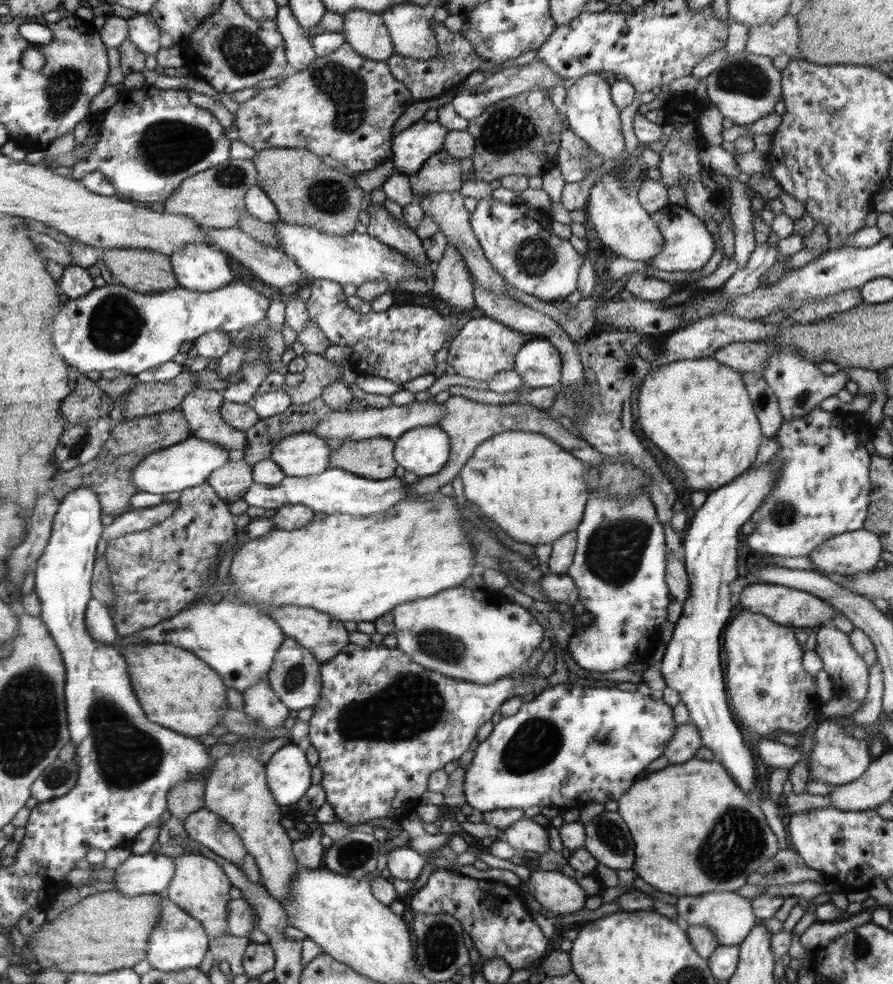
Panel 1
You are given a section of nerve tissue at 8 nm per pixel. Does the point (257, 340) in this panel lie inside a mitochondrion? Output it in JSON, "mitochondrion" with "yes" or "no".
{"mitochondrion":"yes"}

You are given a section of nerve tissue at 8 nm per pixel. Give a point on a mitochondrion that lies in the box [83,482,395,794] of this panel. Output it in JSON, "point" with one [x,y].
{"point":[128,756]}

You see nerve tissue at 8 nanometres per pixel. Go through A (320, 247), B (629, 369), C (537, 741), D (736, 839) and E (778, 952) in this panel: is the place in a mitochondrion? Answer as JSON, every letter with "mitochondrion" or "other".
{"A":"other","B":"other","C":"mitochondrion","D":"mitochondrion","E":"other"}

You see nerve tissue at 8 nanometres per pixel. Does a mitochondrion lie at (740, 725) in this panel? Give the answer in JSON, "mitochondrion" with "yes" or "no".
{"mitochondrion":"no"}

